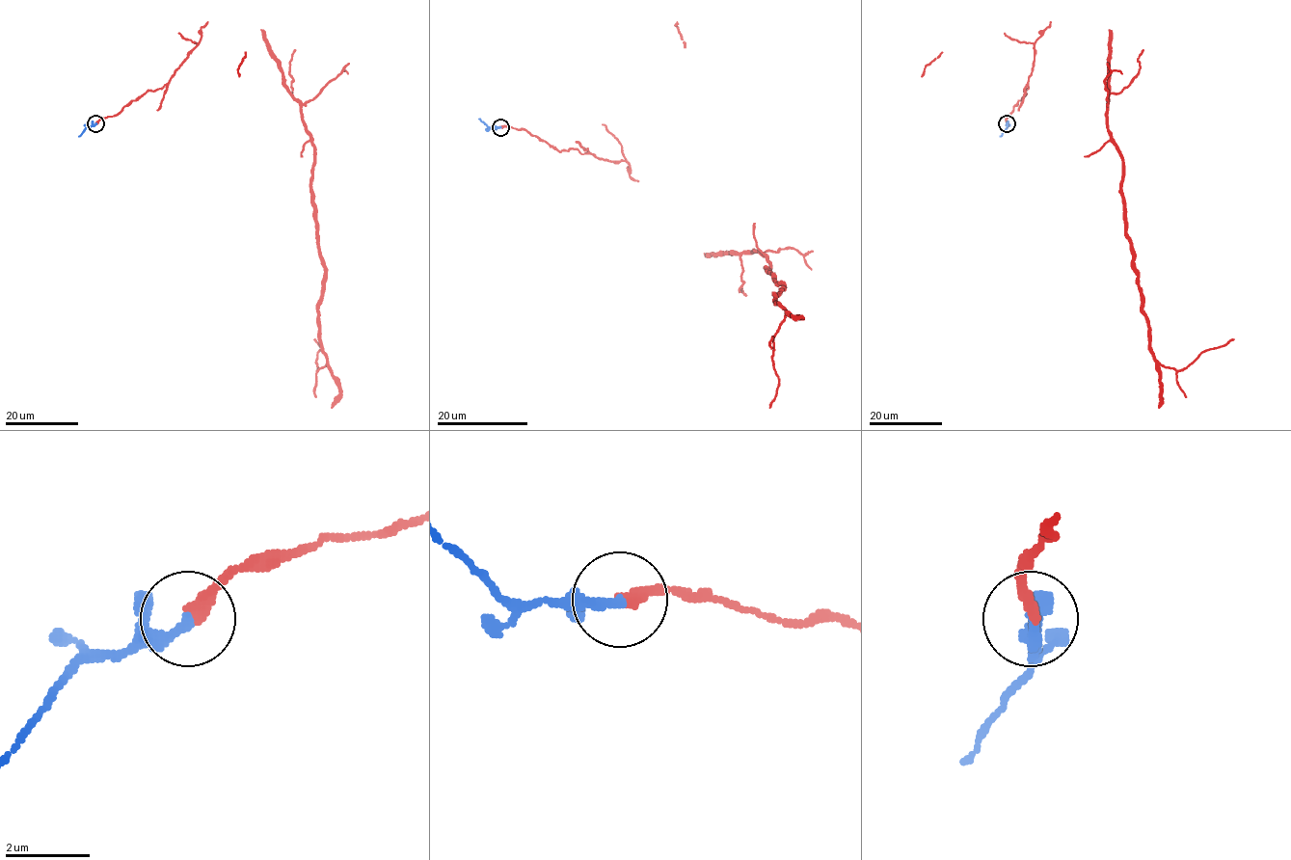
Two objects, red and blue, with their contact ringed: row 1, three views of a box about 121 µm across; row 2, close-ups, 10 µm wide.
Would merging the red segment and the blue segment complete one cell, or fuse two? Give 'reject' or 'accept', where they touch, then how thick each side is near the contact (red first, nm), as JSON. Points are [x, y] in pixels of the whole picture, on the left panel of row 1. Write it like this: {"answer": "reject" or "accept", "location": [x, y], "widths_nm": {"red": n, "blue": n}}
{"answer": "reject", "location": [95, 123], "widths_nm": {"red": 320, "blue": 280}}

